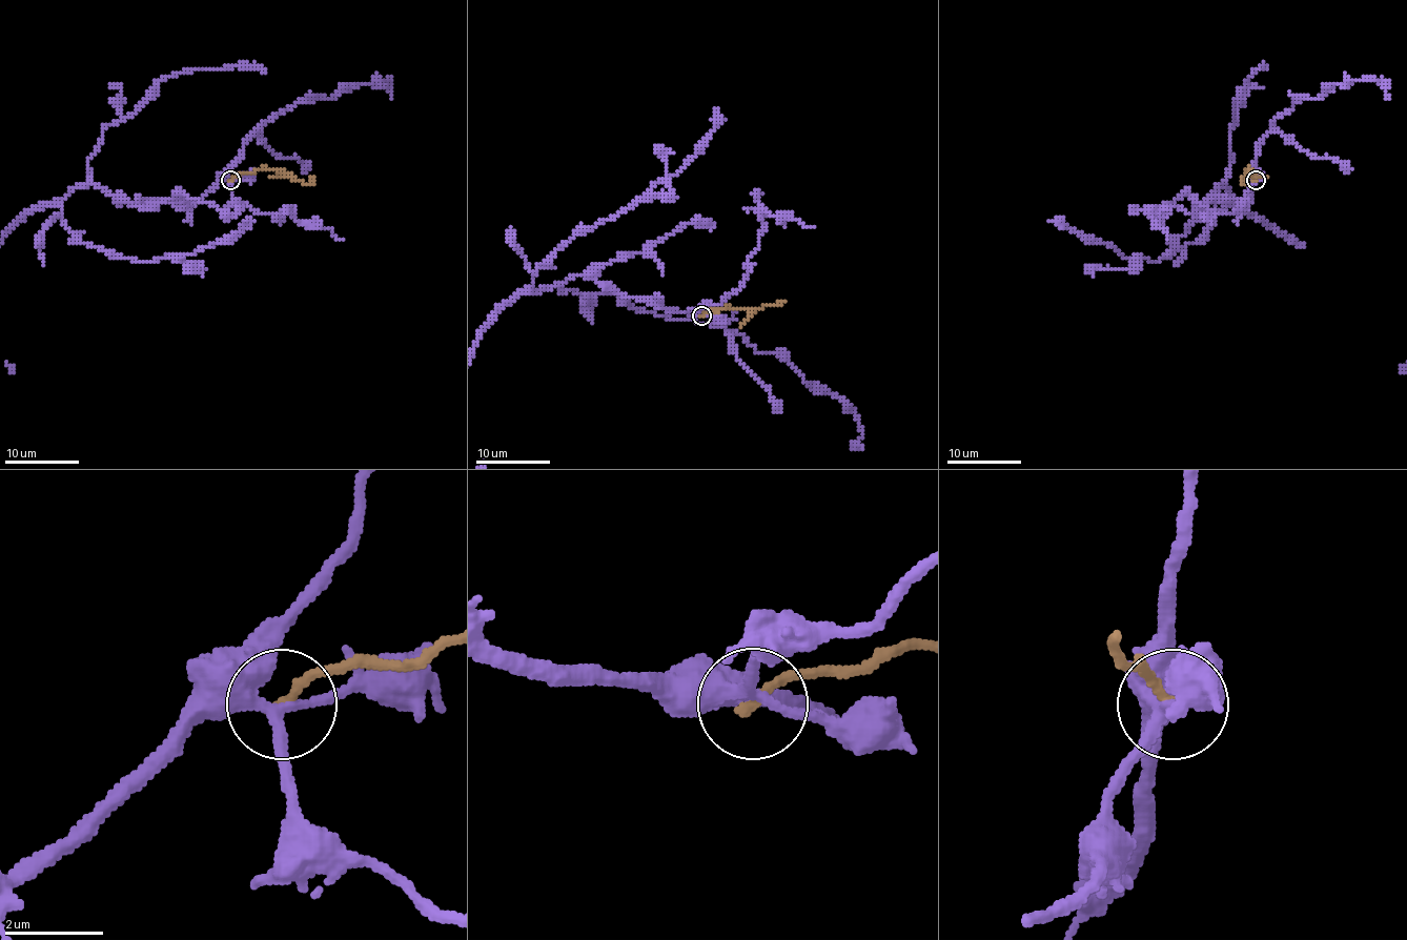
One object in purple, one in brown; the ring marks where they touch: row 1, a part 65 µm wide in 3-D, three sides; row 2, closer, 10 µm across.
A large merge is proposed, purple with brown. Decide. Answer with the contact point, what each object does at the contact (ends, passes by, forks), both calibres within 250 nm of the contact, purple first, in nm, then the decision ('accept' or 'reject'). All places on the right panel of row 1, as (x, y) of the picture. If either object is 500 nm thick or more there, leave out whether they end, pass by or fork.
place (1256, 180); purple forks; brown ends; calibres 280 and 190 nm; reject

